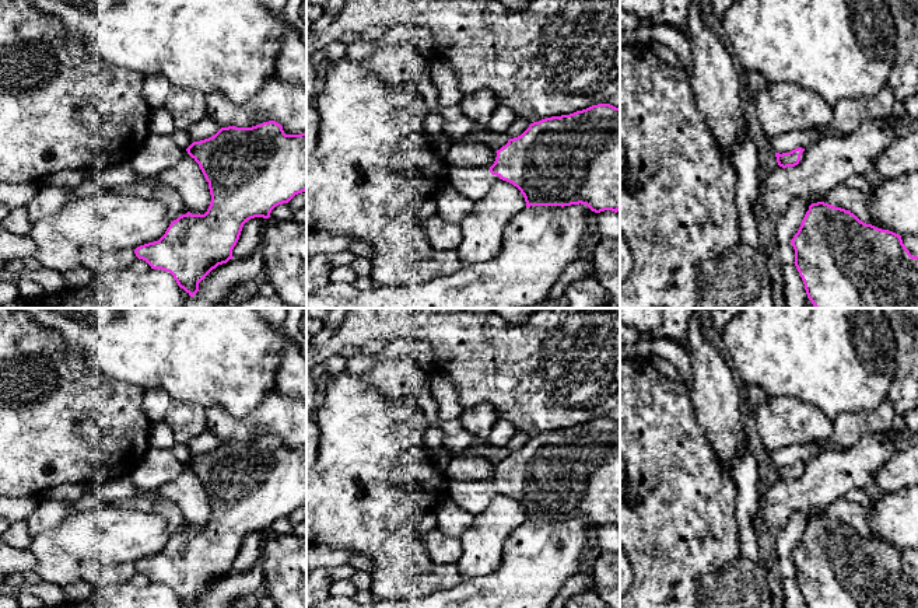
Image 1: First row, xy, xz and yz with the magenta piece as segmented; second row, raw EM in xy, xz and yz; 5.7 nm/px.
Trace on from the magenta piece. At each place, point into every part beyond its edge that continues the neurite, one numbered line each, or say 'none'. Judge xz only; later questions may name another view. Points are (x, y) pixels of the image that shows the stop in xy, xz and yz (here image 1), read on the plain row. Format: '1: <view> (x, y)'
1: xz (475, 498)

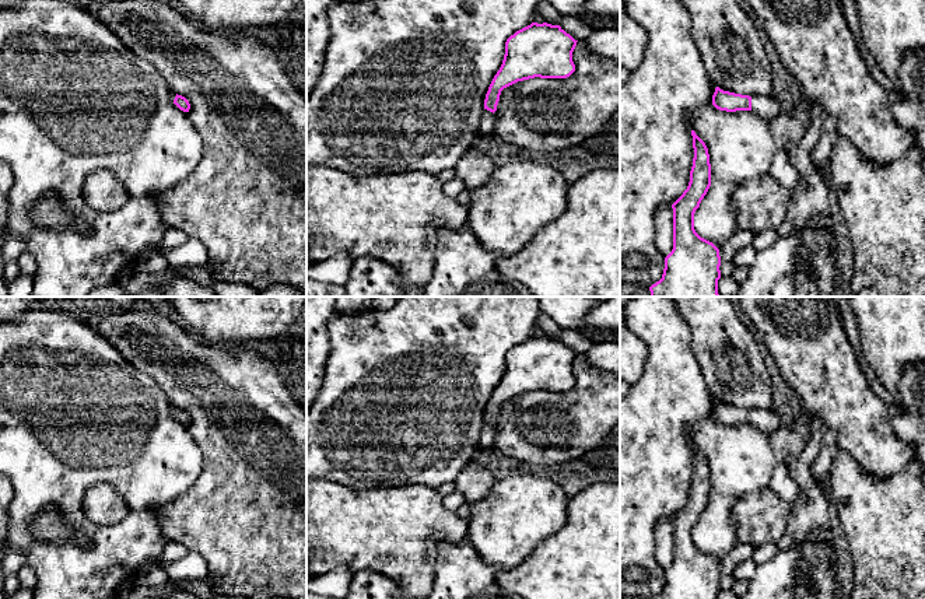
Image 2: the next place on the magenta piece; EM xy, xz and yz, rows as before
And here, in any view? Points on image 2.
1: yz (767, 420)

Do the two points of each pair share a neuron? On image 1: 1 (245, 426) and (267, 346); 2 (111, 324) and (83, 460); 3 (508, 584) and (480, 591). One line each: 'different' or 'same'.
1: different
2: different
3: same

